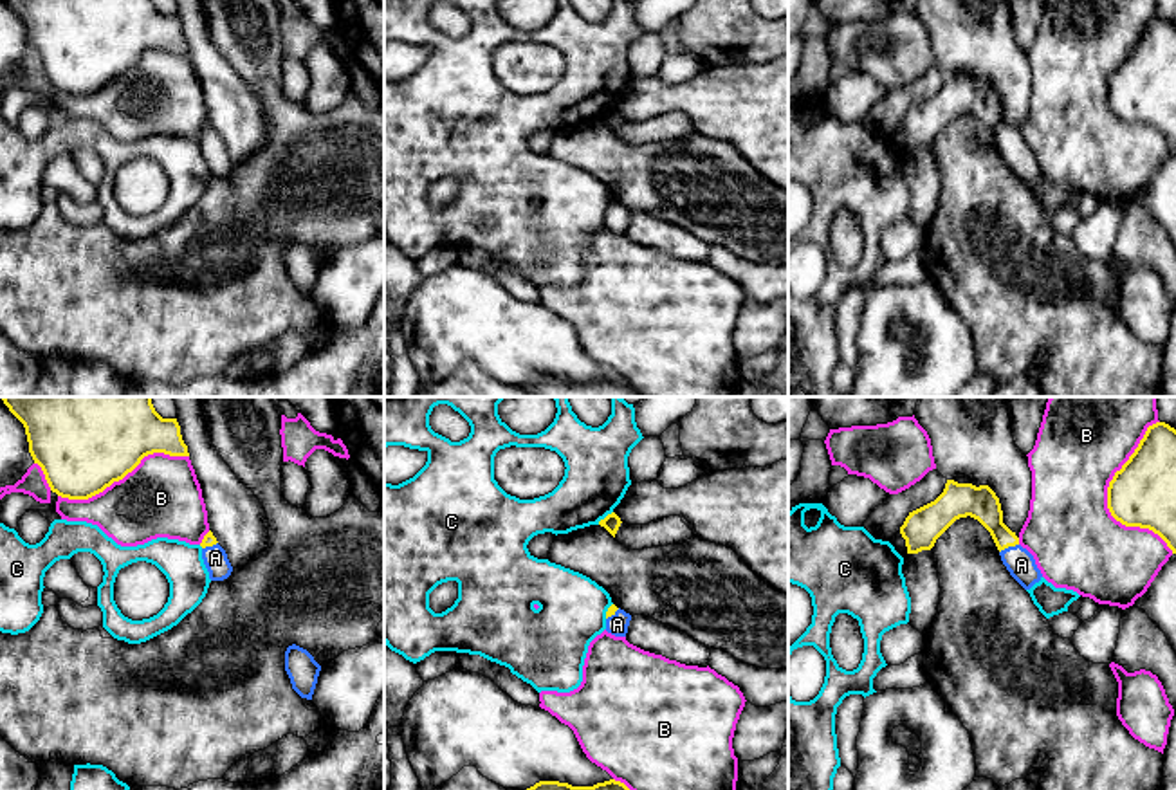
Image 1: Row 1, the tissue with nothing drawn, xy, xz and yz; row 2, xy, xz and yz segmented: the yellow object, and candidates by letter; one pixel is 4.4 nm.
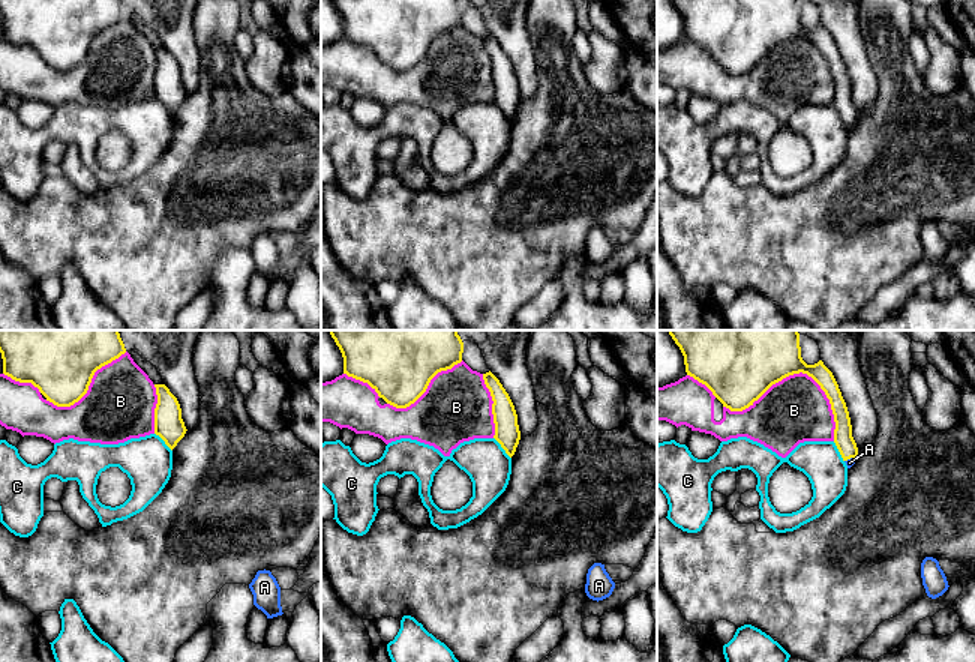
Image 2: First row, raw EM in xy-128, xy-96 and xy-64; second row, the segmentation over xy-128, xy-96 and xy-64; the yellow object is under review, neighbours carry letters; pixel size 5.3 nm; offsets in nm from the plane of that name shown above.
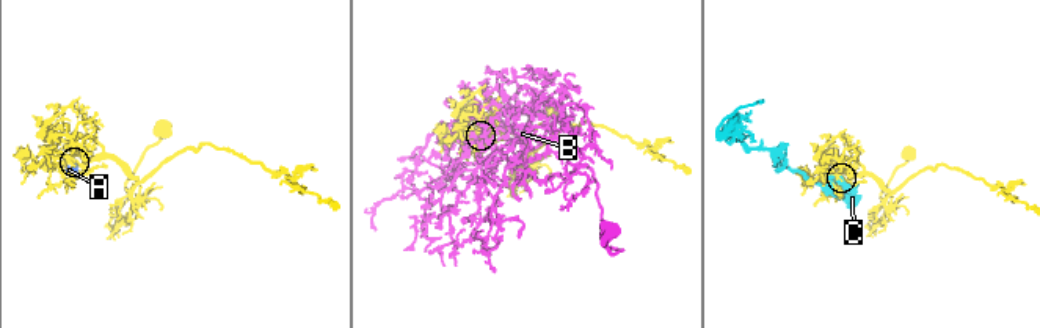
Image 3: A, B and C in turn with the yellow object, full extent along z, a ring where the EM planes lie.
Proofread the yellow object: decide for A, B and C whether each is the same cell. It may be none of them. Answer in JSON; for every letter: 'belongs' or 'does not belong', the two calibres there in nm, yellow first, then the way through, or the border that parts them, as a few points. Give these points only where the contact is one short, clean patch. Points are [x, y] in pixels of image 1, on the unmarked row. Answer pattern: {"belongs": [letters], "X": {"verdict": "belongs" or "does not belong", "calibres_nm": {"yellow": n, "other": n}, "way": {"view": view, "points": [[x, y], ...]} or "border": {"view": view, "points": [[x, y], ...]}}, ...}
{"belongs": ["A"], "A": {"verdict": "belongs", "calibres_nm": {"yellow": 150, "other": 130}, "way": {"view": "yz", "points": [[982, 100], [1009, 141], [1021, 161]]}}, "B": {"verdict": "does not belong", "calibres_nm": {"yellow": 300, "other": 400}}, "C": {"verdict": "does not belong", "calibres_nm": {"yellow": 80, "other": 280}}}

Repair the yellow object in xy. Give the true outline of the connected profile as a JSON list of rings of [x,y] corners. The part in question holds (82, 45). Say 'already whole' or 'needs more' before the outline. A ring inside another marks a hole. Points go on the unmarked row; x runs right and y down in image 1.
already whole | [[[5,0],[23,20],[29,49],[52,88],[88,96],[132,69],[144,52],[189,52],[177,14],[162,14],[153,0]]]

